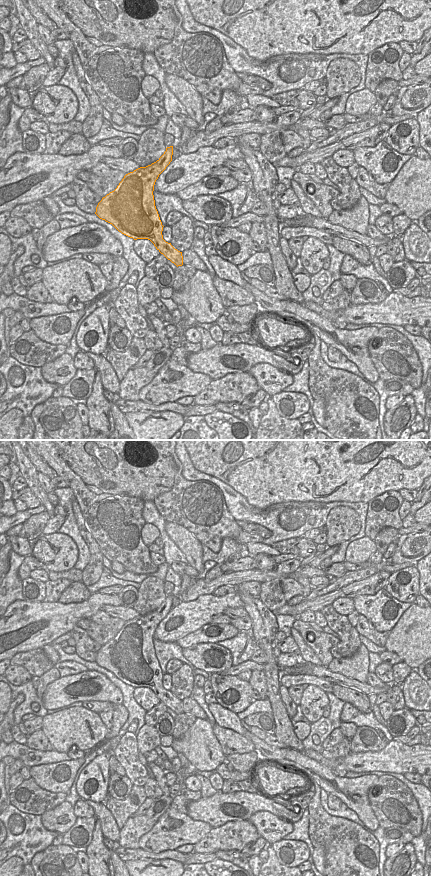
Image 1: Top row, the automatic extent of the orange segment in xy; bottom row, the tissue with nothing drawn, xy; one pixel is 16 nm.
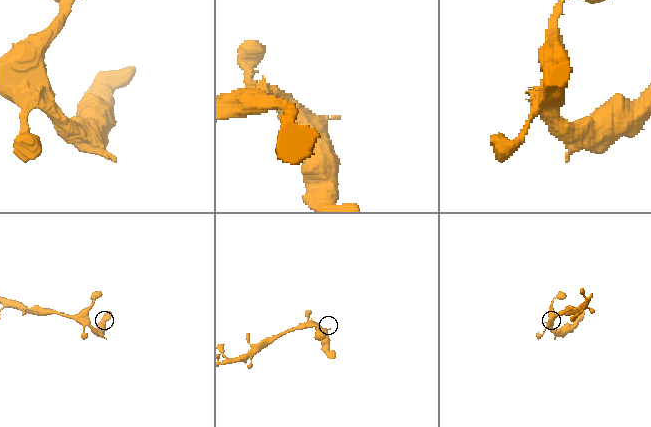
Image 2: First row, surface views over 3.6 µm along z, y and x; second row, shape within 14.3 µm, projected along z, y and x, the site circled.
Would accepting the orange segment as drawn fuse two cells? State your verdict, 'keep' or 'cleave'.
keep

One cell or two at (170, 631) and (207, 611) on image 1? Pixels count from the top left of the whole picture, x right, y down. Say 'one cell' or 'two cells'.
one cell

